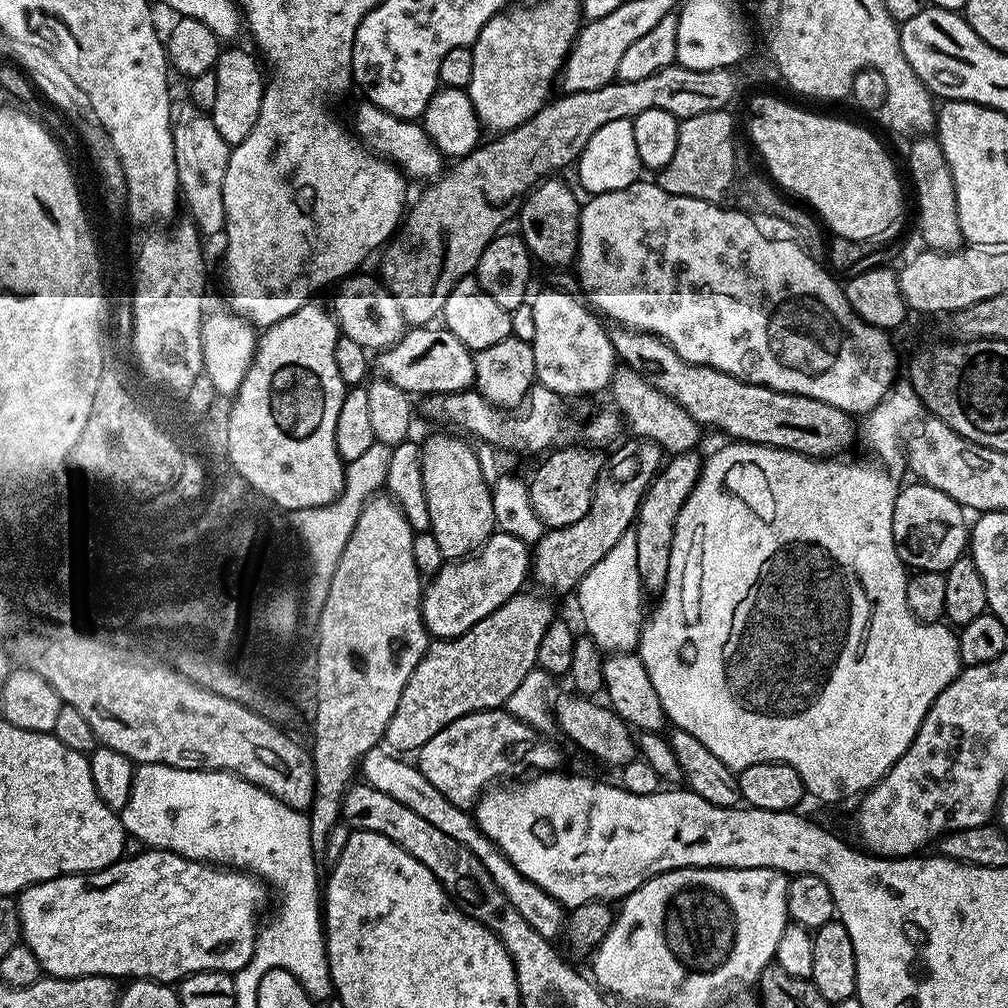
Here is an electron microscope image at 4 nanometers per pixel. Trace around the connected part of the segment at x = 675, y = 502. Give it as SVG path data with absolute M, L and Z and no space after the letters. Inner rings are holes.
M657 478L652 481L652 485L648 487L648 491L640 500L634 531L638 546L638 578L645 593L659 594L666 586L666 578L670 570L674 526L684 505L684 499L688 497L689 487L689 481Z

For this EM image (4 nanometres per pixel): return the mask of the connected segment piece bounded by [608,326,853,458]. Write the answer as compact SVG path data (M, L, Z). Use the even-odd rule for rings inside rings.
M612 326L608 328L608 337L617 357L627 367L642 374L642 378L646 378L654 390L660 390L666 394L666 398L678 402L678 406L682 406L682 410L686 410L686 414L690 414L690 418L694 418L705 429L717 428L733 441L781 448L803 456L836 458L852 440L853 417L838 410L838 406L830 406L830 402L818 402L802 394L779 392L766 386L742 382L710 366L687 364L678 358L667 342L649 332Z

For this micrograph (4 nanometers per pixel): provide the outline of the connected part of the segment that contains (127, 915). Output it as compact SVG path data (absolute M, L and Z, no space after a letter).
M148 848L140 850L137 856L129 855L121 858L116 863L103 868L97 872L86 872L83 874L69 874L59 876L46 882L38 882L25 888L18 896L18 907L20 909L20 935L22 943L38 958L41 969L52 978L74 978L75 976L110 976L121 978L143 978L145 980L159 980L161 984L171 985L179 982L184 977L195 972L226 972L234 974L242 970L250 962L256 945L256 933L258 931L258 920L256 915L264 904L264 899L270 896L269 889L263 880L239 870L229 870L223 866L213 866L198 860L187 860L176 852L170 852L166 848Z

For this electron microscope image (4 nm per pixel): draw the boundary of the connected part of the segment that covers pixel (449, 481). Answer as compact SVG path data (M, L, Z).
M432 436L423 441L420 450L422 486L426 486L426 506L430 506L430 531L438 538L438 547L449 561L483 548L496 528L491 487L482 478L475 447L464 440L456 436Z

